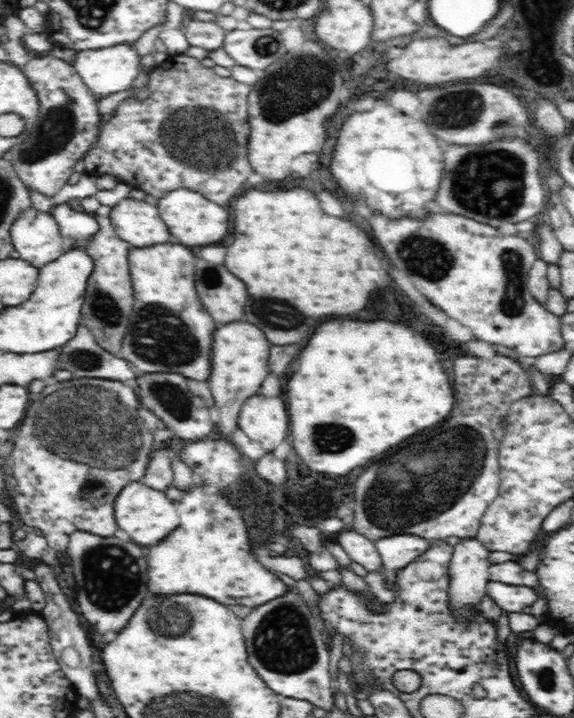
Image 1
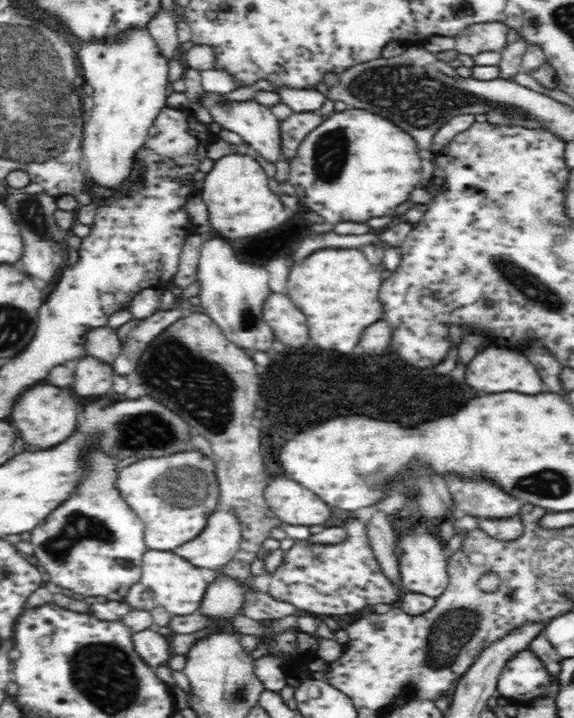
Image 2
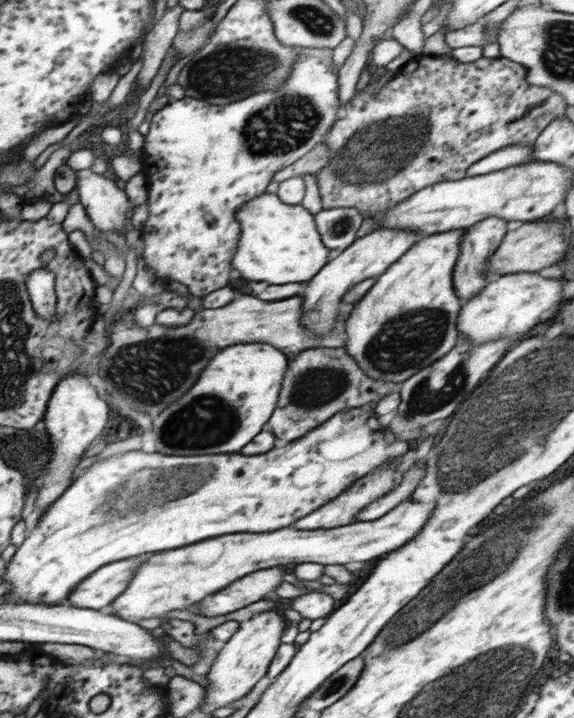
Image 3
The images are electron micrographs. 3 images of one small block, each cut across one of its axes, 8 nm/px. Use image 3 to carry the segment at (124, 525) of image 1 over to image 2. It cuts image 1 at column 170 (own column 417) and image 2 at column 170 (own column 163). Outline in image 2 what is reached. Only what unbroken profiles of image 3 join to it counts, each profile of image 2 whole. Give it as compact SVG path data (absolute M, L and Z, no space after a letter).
M148 549L142 555L140 583L152 594L156 606L162 606L172 617L186 617L198 612L212 580L214 573L189 565L175 551Z

